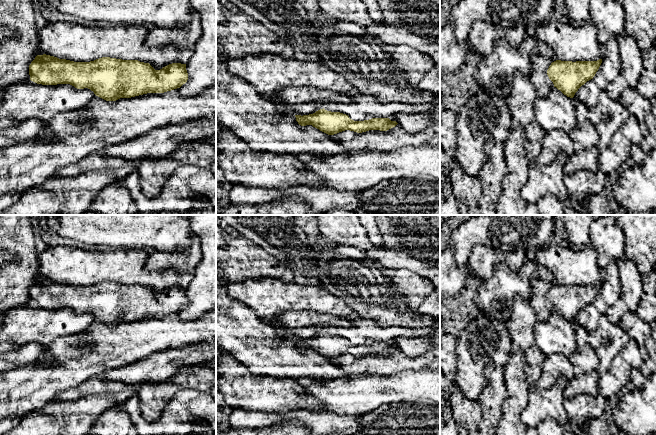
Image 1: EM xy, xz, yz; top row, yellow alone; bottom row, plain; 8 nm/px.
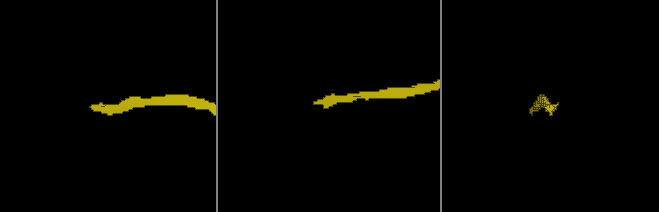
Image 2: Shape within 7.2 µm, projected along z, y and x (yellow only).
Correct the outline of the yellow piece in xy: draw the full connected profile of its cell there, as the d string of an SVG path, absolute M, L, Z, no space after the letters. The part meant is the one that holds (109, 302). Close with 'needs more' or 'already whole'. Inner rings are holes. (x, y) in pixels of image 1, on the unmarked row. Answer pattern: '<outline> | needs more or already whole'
M37 279L29 289L30 304L42 309L70 308L88 312L106 325L131 322L147 317L164 317L180 312L188 304L186 288L172 287L155 294L149 287L102 281L90 286L74 286L50 279Z | already whole

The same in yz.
M602 283L576 286L556 284L549 290L547 299L554 311L573 322L582 309L593 303L601 287Z | already whole

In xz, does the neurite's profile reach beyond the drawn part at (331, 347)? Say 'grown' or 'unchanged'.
unchanged

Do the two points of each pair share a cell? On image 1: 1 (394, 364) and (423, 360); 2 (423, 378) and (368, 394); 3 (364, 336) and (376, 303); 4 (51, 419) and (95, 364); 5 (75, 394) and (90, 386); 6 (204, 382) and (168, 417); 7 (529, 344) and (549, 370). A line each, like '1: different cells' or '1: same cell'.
1: same cell
2: same cell
3: different cells
4: different cells
5: same cell
6: different cells
7: different cells

